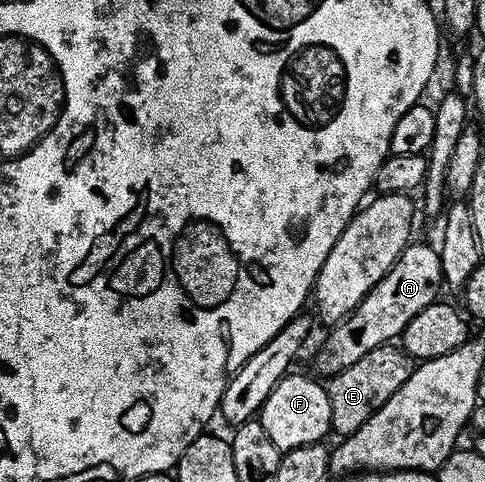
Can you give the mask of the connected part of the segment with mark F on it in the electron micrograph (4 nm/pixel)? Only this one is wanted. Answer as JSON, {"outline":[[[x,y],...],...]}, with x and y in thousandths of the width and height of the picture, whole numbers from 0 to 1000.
{"outline":[[[594,772],[571,795],[571,803],[555,811],[555,828],[546,828],[530,859],[538,886],[546,886],[555,911],[563,911],[563,919],[571,919],[579,936],[660,921],[668,913],[664,907],[682,898],[682,855],[672,797],[664,788],[647,790],[625,774],[608,772]]]}

